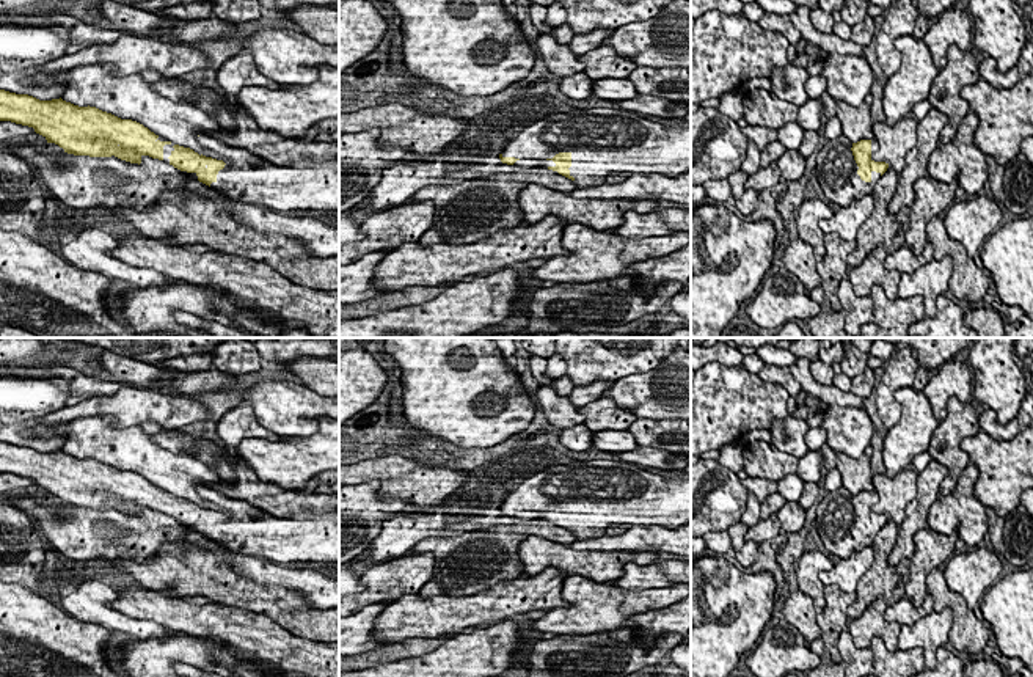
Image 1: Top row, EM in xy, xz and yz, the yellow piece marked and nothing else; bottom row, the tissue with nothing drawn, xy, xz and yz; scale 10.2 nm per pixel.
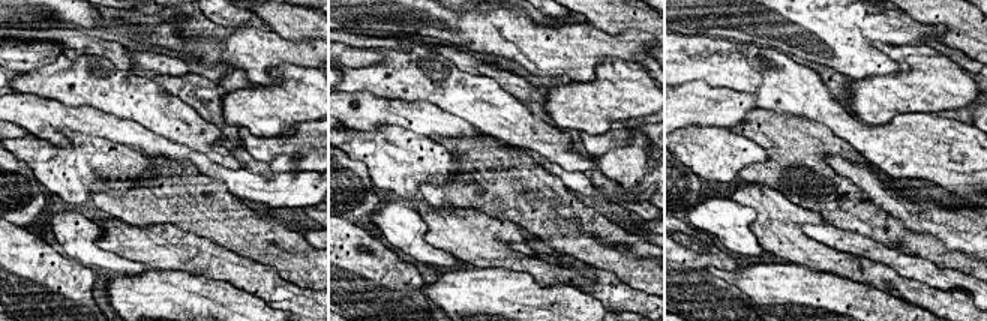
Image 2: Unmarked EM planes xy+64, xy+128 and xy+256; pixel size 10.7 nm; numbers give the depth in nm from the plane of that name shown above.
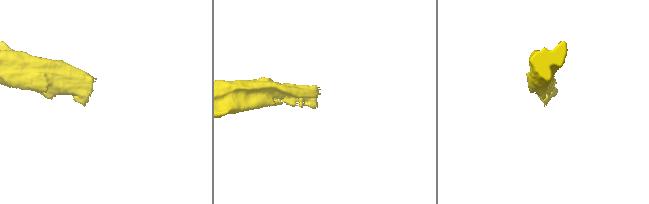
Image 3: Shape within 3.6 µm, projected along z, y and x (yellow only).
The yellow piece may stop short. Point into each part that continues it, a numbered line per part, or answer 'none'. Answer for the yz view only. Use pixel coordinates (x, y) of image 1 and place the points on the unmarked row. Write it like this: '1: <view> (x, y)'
1: yz (835, 520)

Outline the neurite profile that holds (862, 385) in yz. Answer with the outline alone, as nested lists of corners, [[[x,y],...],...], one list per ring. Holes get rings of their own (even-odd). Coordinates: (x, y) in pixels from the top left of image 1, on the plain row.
[[[867,368],[862,374],[851,379],[851,393],[865,399],[874,388],[874,371]]]

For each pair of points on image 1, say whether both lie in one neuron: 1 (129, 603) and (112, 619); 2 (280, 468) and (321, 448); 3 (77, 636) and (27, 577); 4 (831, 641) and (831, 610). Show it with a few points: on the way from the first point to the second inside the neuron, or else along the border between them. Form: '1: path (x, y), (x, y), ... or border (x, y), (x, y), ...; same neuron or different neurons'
1: border (110, 581), (116, 592), (113, 608), (154, 622); different neurons
2: path (289, 462), (311, 456); same neuron
3: border (16, 583), (49, 597); different neurons
4: path (829, 633), (831, 618); same neuron

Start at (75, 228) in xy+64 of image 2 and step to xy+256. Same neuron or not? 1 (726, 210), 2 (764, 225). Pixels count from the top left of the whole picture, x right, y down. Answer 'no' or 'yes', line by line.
1: yes
2: no

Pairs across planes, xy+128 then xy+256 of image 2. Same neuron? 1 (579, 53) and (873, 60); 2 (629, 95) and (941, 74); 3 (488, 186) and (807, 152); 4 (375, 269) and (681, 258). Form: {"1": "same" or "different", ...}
{"1": "same", "2": "same", "3": "same", "4": "same"}

